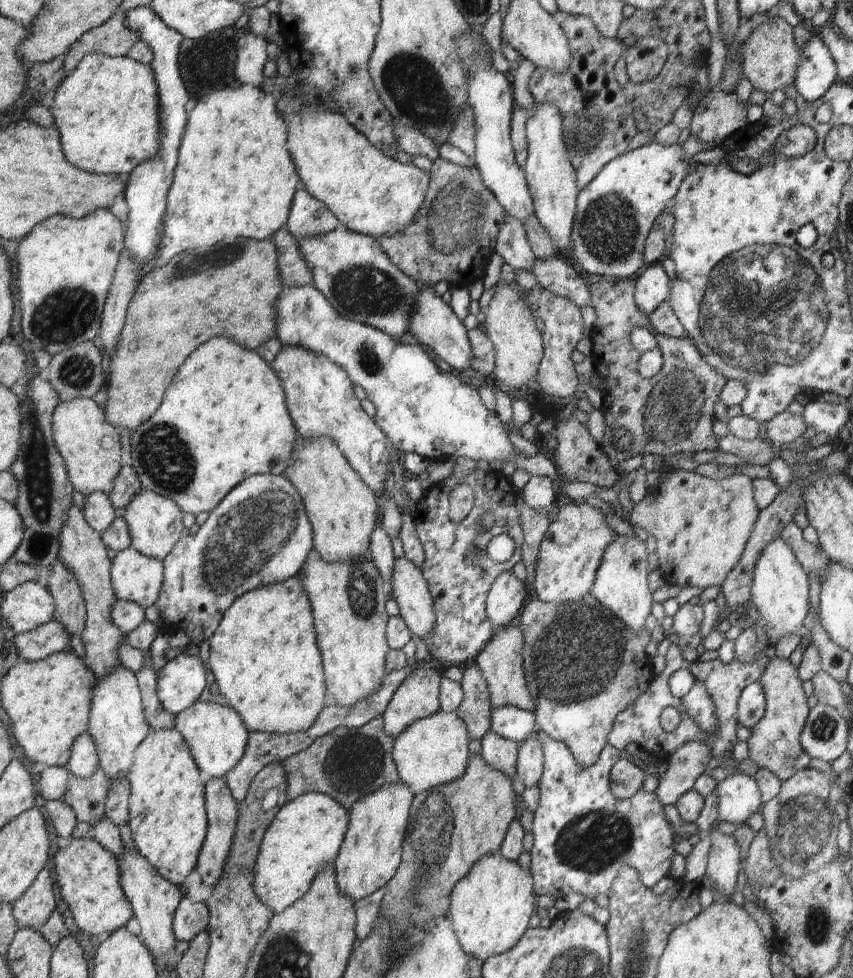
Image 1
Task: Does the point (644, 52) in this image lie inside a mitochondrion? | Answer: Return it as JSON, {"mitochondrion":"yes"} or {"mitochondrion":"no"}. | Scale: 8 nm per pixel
{"mitochondrion":"no"}

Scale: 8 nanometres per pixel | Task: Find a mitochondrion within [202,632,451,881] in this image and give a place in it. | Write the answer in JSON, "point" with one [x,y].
{"point":[354,762]}

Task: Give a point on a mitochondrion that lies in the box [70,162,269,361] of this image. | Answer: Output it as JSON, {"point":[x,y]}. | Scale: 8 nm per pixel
{"point":[226,254]}

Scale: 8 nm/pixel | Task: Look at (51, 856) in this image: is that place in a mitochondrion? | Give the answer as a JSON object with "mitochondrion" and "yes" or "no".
{"mitochondrion":"no"}

